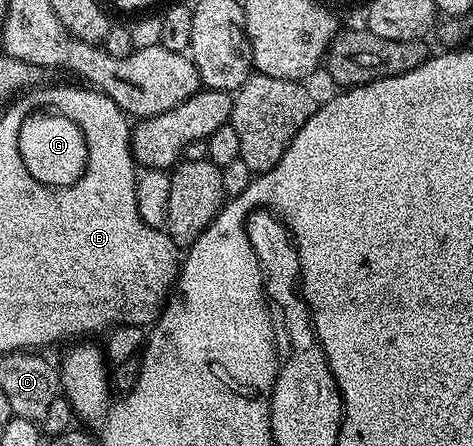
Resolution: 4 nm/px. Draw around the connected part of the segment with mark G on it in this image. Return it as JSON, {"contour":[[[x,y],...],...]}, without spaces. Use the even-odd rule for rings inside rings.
{"contour":[[[33,111],[23,120],[19,132],[19,150],[29,175],[43,185],[62,187],[77,183],[87,166],[87,134],[84,126],[78,120],[65,118],[54,111]]]}

